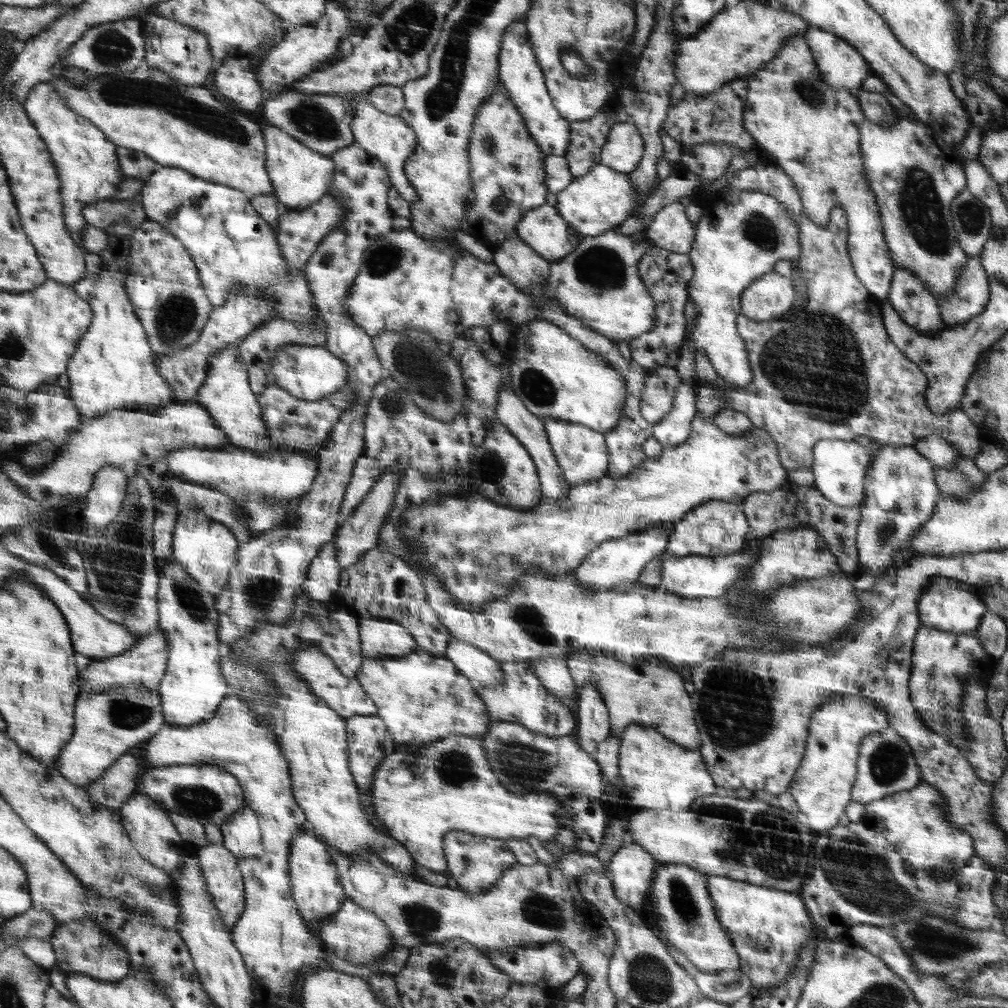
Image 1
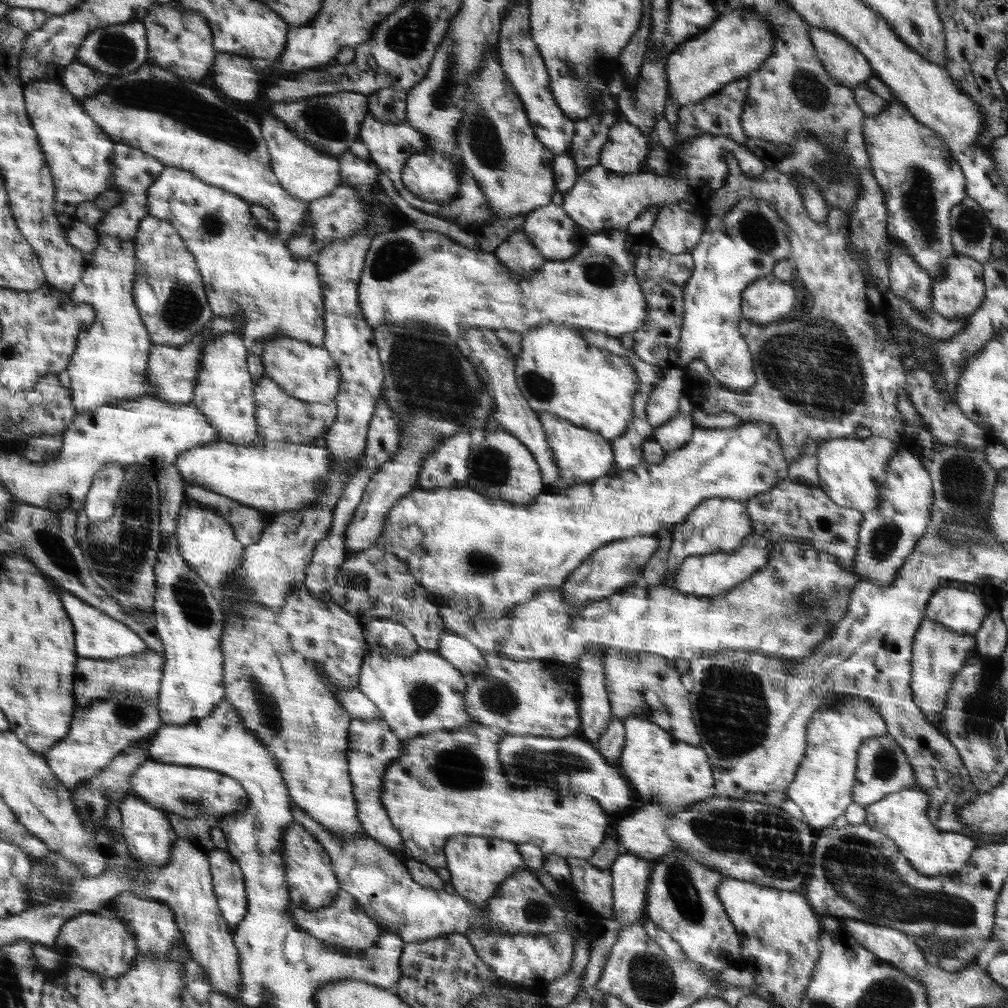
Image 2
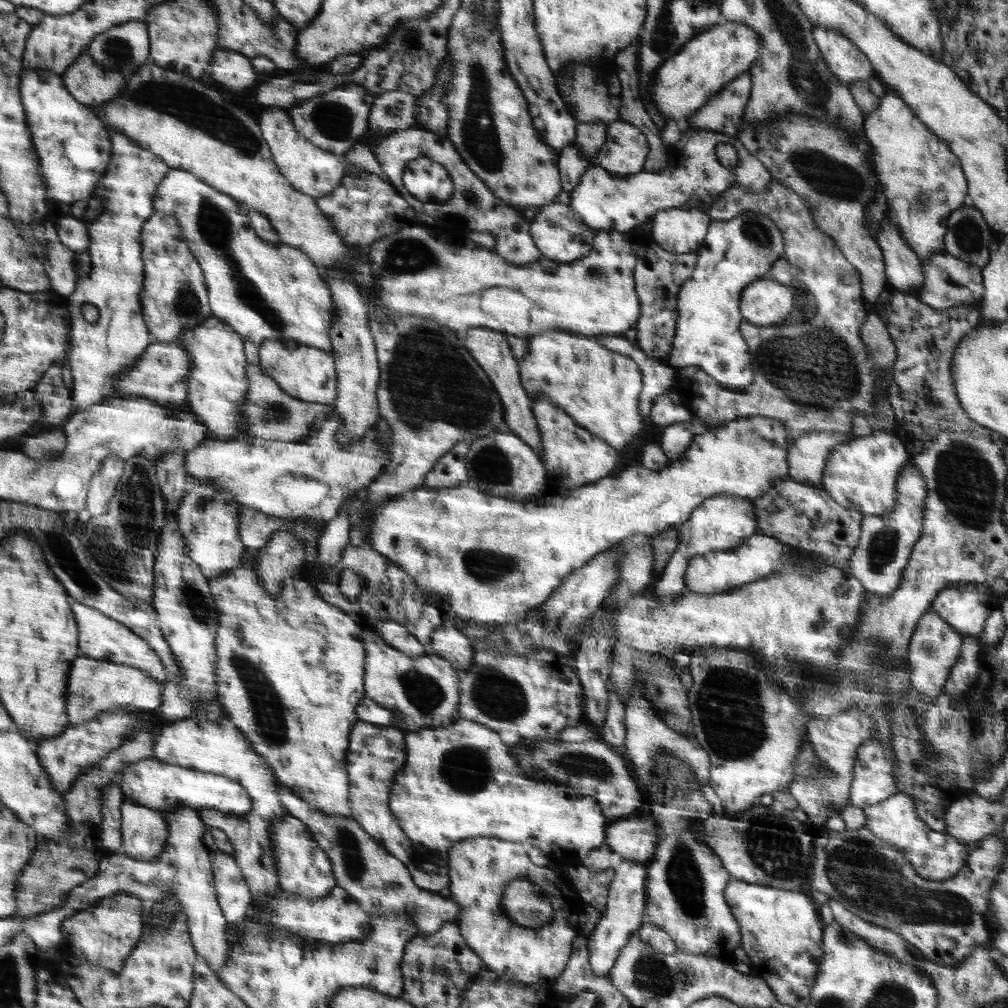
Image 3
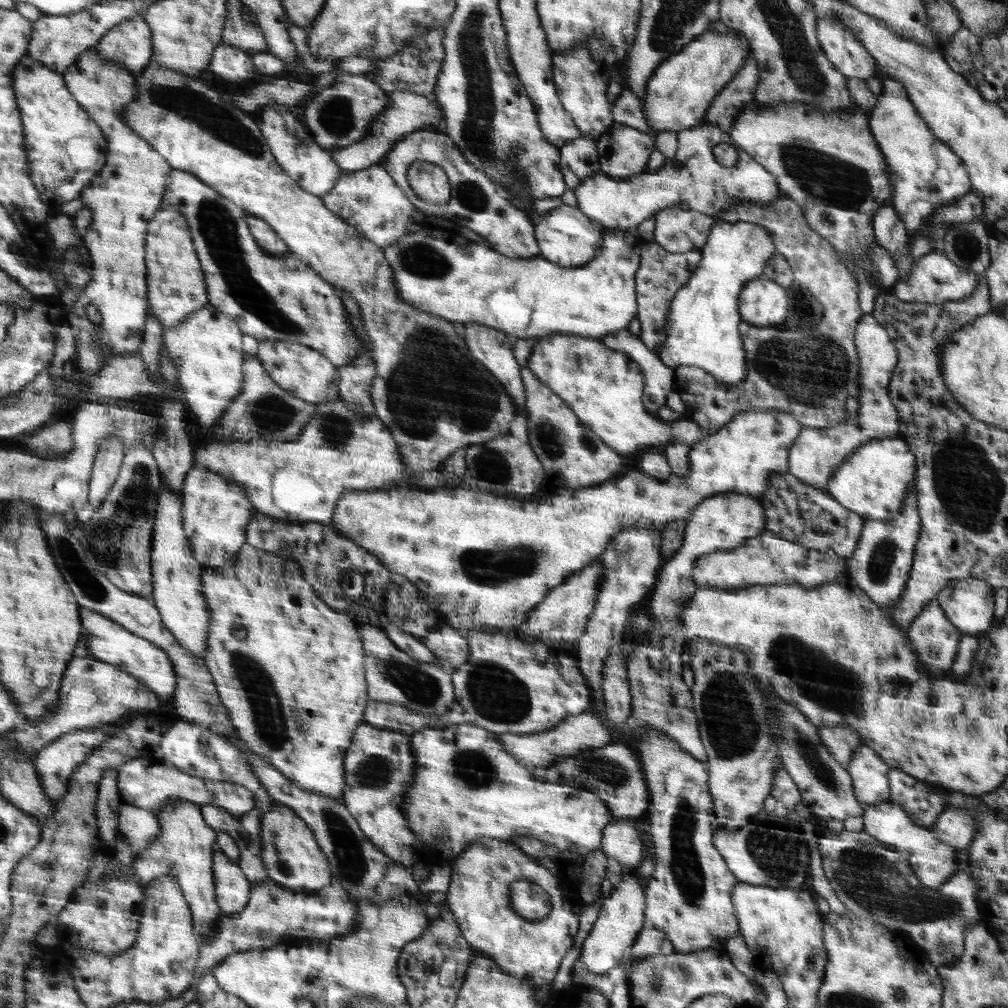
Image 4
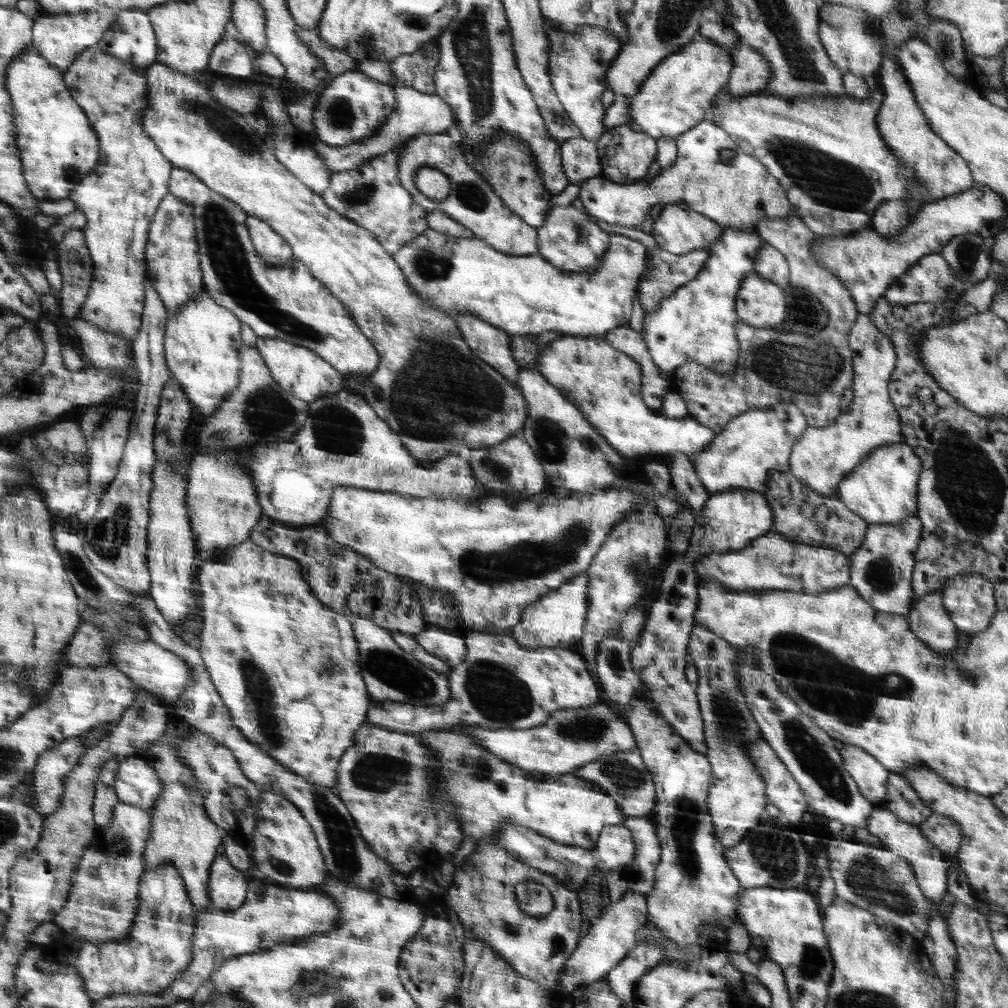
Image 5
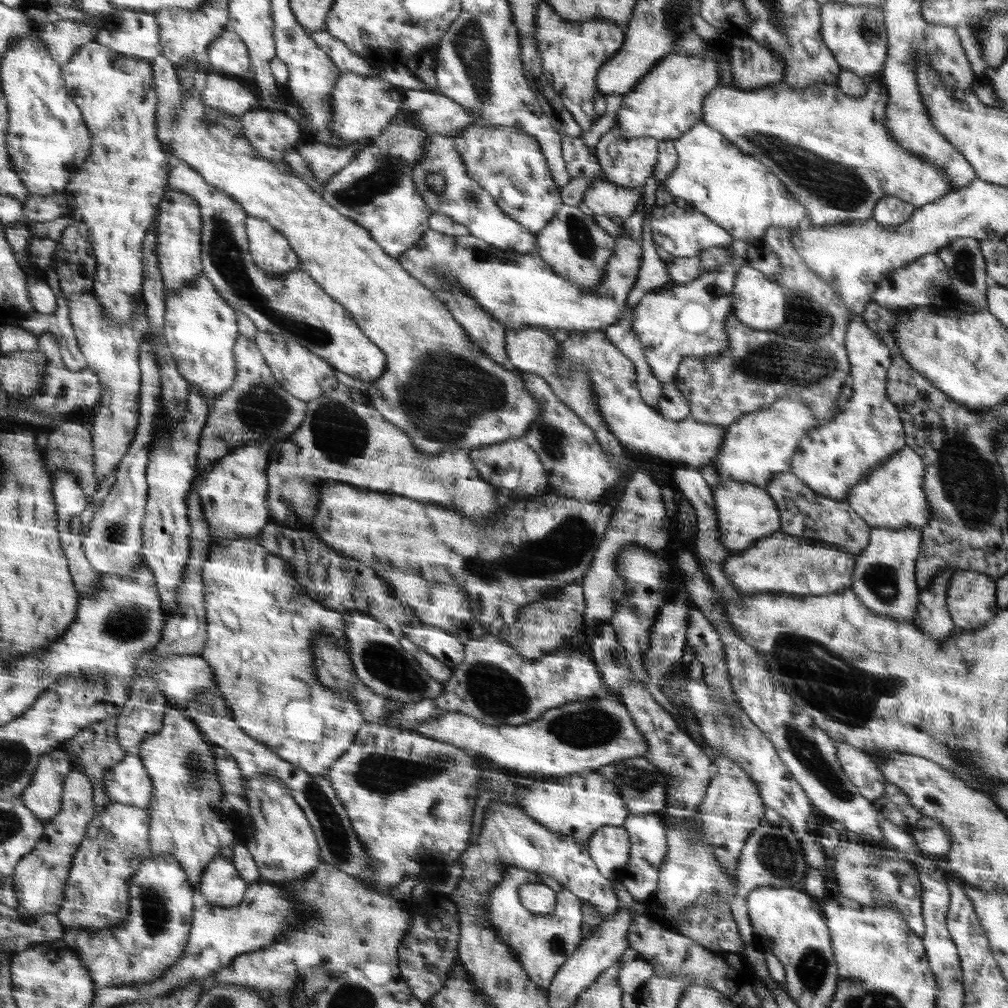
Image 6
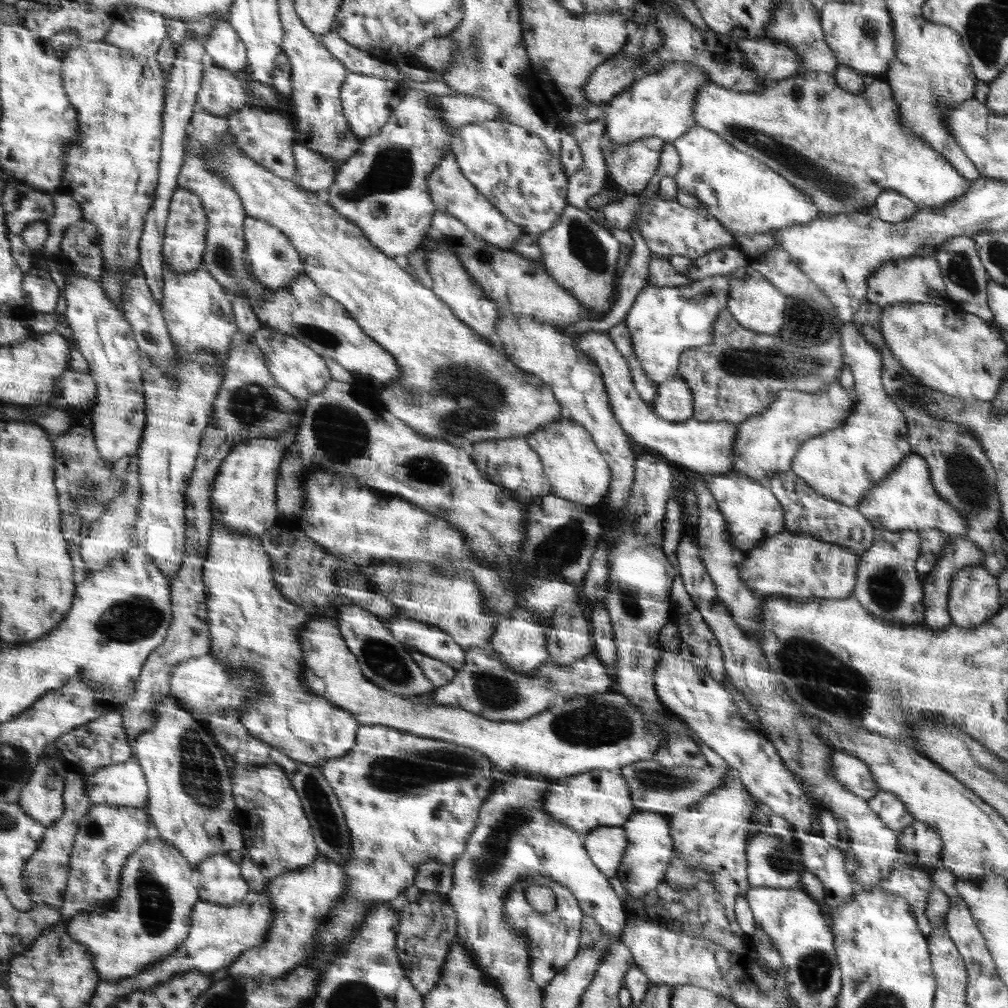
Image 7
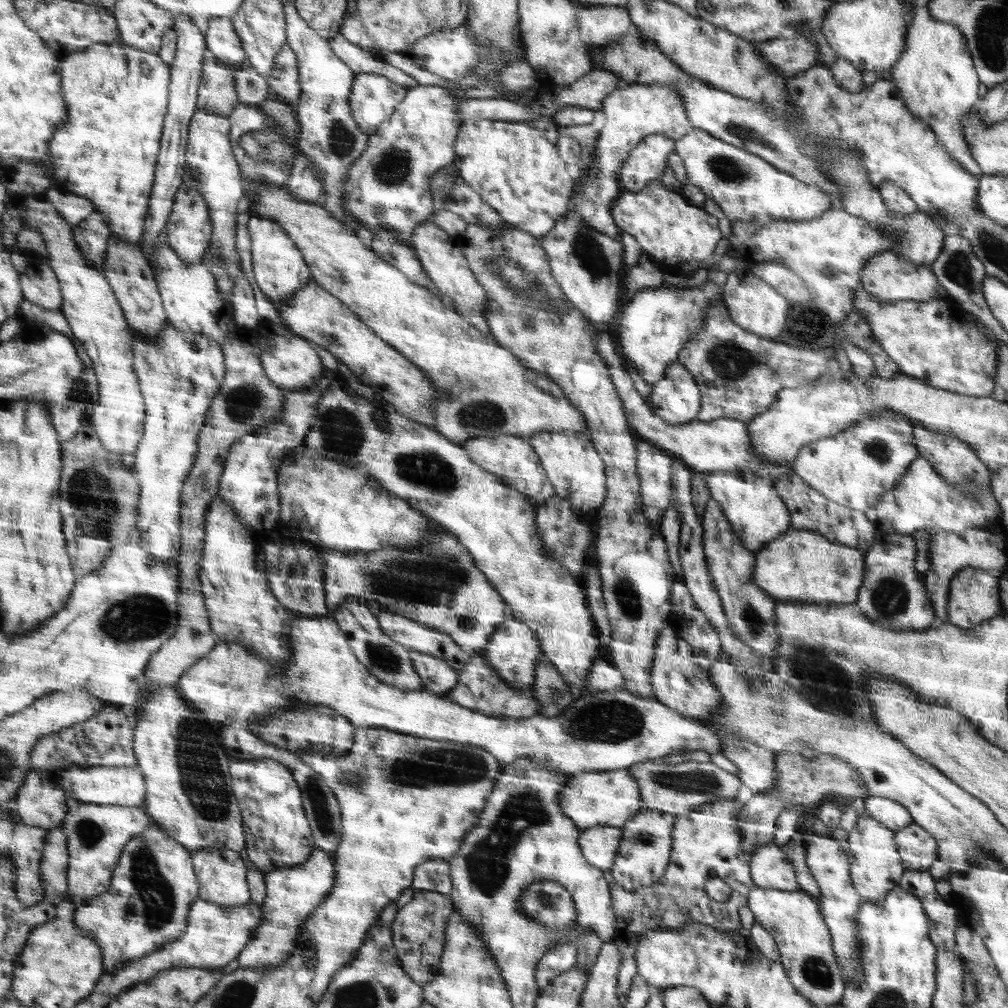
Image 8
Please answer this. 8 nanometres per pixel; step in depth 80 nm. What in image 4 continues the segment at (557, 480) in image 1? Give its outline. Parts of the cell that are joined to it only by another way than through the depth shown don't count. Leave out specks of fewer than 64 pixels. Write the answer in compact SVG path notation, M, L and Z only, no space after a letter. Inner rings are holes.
M469 322L464 326L465 344L470 348L471 354L499 379L515 402L518 415L526 418L525 386L522 386L520 366L516 364L506 333L500 334L498 330L477 322Z

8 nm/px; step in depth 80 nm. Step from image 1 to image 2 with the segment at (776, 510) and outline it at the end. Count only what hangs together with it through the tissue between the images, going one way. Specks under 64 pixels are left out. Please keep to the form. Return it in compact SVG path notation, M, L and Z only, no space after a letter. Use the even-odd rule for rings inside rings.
M788 479L779 482L767 493L746 500L747 511L754 523L754 534L771 541L806 544L814 550L834 555L836 562L846 571L853 572L858 554L859 528L863 522L861 510L840 506L819 486L803 485Z

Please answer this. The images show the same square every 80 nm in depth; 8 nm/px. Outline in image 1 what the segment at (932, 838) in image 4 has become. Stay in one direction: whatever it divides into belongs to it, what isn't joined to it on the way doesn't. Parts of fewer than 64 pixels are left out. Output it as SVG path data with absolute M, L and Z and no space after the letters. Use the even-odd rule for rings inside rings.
M920 780L910 790L891 794L879 801L865 804L866 815L862 823L882 832L902 857L922 875L942 865L963 867L976 853L974 839L966 831L958 830L945 818L947 801L931 784Z

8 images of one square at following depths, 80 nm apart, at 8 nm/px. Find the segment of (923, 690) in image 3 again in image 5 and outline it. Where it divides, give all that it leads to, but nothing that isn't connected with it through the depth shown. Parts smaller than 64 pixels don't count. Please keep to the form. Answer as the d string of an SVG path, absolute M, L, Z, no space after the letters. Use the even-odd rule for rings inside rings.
M943 589L920 597L915 602L909 621L910 629L931 650L951 654L957 647L961 632L944 607Z

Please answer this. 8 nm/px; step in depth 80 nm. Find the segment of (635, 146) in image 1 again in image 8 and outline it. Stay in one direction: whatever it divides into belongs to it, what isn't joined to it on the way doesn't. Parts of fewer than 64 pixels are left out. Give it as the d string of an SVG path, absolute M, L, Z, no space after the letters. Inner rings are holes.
M662 134L649 135L623 162L619 183L630 192L640 192L649 182L662 177L666 158L675 151L676 141Z

